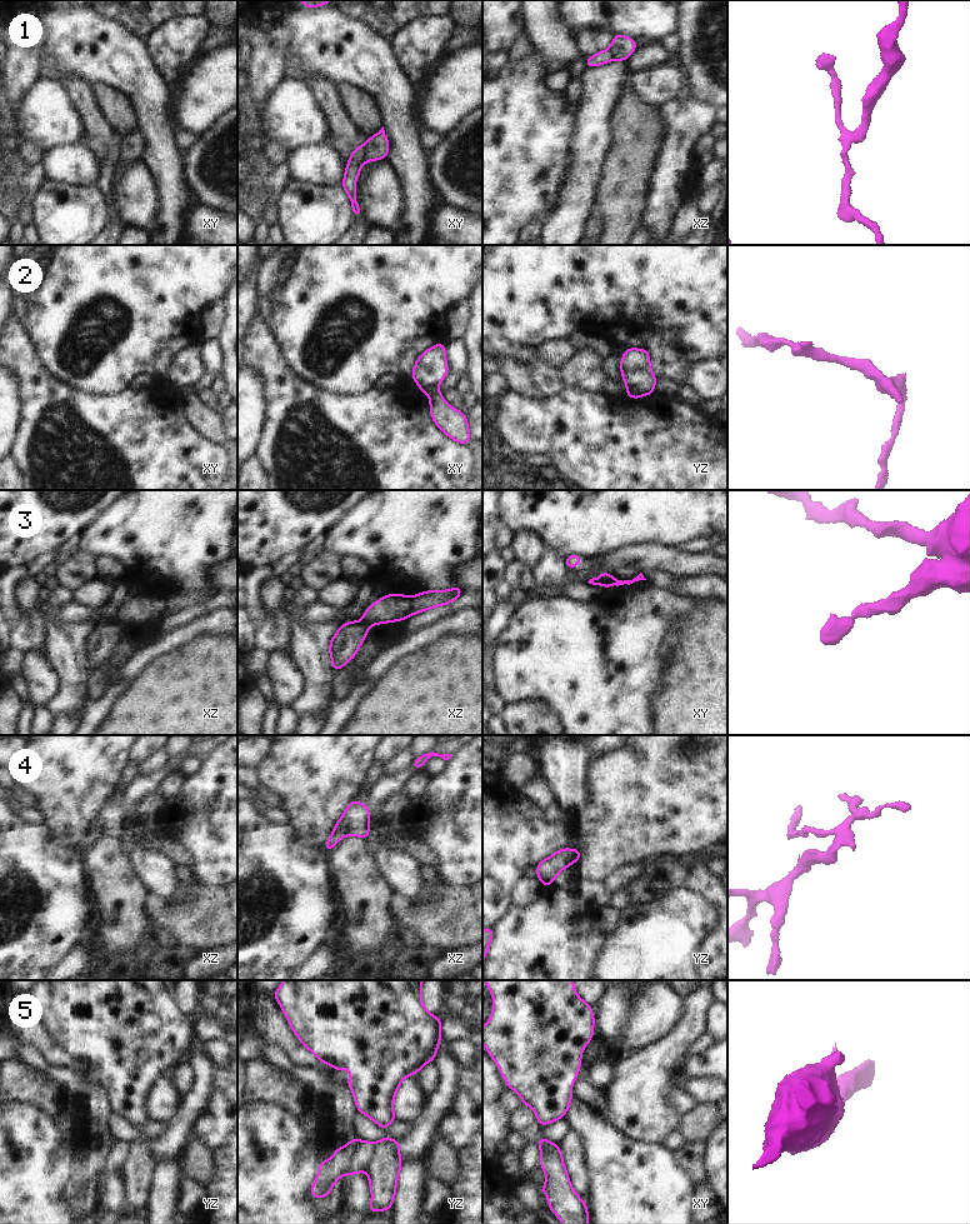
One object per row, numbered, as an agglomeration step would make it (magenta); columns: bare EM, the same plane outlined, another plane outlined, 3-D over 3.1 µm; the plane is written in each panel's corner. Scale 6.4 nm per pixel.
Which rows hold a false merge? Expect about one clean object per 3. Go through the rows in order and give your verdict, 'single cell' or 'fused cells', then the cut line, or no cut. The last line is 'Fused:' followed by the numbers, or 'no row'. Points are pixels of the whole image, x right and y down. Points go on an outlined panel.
1: fused cells; cut xy (363, 145), (363, 158), (365, 160)
2: fused cells; cut xy (436, 390), (428, 395)
3: fused cells; cut xy (613, 576), (610, 584)
4: fused cells; cut xz (343, 817), (346, 824), (346, 834)
5: fused cells; cut yz (376, 1144), (366, 1169)
Fused: 1, 2, 3, 4, 5

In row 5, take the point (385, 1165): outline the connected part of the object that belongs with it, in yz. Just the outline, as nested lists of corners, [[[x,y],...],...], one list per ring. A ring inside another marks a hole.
[[[385,1136],[376,1141],[374,1156],[366,1170],[371,1189],[368,1213],[391,1210],[401,1170],[400,1140]]]

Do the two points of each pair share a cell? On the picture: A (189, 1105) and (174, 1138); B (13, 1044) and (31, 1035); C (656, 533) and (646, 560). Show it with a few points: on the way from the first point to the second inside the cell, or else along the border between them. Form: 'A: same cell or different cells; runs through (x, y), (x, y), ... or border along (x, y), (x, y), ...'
A: same cell; runs through (189, 1113), (179, 1130)
B: different cells; border along (15, 1037), (23, 1043)
C: different cells; border along (624, 545), (661, 544), (674, 549)

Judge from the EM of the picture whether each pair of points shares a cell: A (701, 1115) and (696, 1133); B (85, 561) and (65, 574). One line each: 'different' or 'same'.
A: same
B: same

